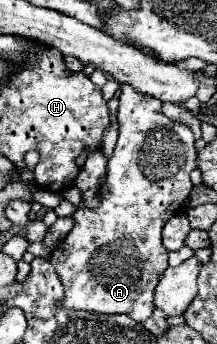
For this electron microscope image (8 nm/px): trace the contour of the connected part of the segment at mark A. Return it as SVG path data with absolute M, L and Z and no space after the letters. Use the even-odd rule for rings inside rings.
M129 84L121 86L119 138L115 152L109 158L105 184L99 190L101 204L93 210L81 206L73 214L73 230L67 234L65 240L57 244L49 258L67 294L63 300L63 308L99 314L129 314L137 322L143 322L147 320L147 316L151 316L151 312L155 310L155 286L163 276L165 268L169 266L167 250L161 242L161 230L171 216L181 212L181 206L193 188L189 174L195 170L195 156L195 138L187 126L175 124L173 120L163 116L159 100L135 92Z

